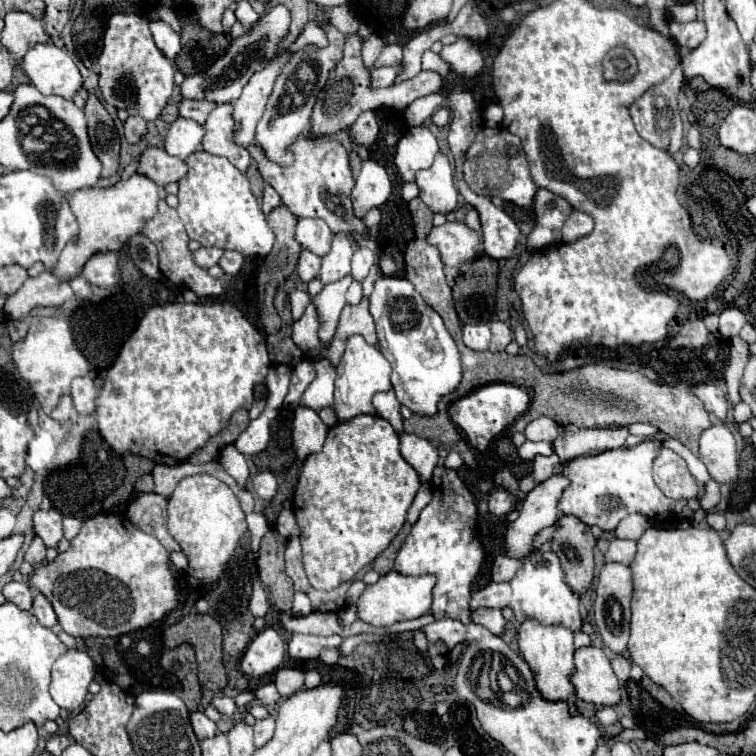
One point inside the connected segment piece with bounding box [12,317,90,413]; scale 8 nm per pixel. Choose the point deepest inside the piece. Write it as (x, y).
(48, 359)

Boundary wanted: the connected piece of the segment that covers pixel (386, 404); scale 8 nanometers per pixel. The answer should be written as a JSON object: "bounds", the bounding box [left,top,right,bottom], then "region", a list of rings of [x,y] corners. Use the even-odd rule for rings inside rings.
{"bounds":[374,391,402,435],"region":[[[384,391],[384,393],[376,393],[374,395],[374,409],[376,415],[380,415],[382,419],[390,421],[390,425],[394,427],[394,431],[398,435],[402,435],[402,415],[400,415],[400,403],[394,395],[394,391]]]}

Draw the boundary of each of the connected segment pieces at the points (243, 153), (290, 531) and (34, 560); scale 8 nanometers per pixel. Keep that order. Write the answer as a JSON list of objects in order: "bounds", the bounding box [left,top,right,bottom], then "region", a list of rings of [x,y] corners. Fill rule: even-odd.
[{"bounds":[202,103,250,171],"region":[[[224,103],[224,105],[216,105],[206,123],[204,123],[204,139],[202,139],[202,149],[212,153],[212,155],[220,155],[226,157],[234,167],[238,167],[240,171],[246,171],[246,167],[250,165],[250,153],[244,147],[238,147],[234,143],[234,121],[232,121],[232,105]]]},{"bounds":[276,509,300,539],"region":[[[282,509],[282,511],[280,511],[280,515],[278,515],[278,519],[276,519],[276,531],[278,531],[282,537],[286,537],[286,539],[300,535],[296,517],[294,517],[294,513],[292,513],[290,509]]]},{"bounds":[26,537,46,565],"region":[[[34,537],[32,545],[30,545],[28,551],[26,551],[26,561],[32,563],[32,565],[40,565],[44,559],[46,559],[46,547],[44,547],[44,541],[42,541],[40,537]]]}]

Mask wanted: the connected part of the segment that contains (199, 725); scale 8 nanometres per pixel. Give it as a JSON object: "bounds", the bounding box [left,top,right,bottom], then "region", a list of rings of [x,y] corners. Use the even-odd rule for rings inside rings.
{"bounds":[190,711,218,739],"region":[[[194,711],[190,713],[190,723],[192,723],[192,729],[196,733],[198,739],[204,739],[204,737],[212,737],[218,729],[216,729],[216,723],[210,721],[204,713],[200,711]]]}

